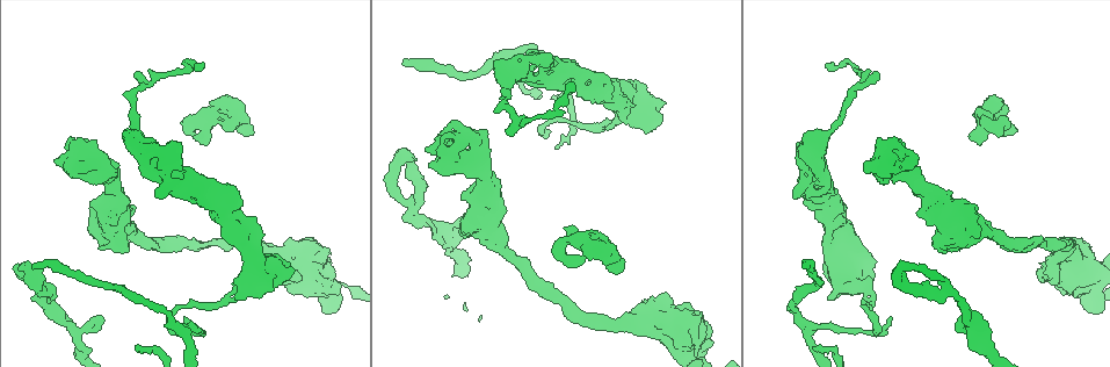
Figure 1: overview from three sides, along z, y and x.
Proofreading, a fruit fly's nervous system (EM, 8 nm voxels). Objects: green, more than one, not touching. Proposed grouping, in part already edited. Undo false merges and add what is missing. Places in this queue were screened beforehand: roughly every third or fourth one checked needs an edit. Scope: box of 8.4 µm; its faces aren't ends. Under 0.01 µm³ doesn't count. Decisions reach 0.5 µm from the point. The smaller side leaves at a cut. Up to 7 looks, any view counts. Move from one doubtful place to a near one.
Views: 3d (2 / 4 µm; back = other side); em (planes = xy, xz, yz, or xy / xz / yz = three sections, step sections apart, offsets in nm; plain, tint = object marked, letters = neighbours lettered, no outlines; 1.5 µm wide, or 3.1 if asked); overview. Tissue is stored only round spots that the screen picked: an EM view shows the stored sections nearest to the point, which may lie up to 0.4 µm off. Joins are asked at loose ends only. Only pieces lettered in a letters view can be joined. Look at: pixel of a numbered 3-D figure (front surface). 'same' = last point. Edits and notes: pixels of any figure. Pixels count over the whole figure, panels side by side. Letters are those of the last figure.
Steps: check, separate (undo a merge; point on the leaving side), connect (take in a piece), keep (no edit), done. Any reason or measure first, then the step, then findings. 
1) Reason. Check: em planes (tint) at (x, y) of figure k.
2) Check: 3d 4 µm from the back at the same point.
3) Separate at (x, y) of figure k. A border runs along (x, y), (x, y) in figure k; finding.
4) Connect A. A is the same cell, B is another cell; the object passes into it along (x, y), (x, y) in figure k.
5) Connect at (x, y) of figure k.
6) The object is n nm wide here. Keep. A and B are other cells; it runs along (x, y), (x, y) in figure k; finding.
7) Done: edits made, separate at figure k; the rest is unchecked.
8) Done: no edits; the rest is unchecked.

Branch stops here. Check: 3d 2 µm from the back at (970, 137) of figure 1.

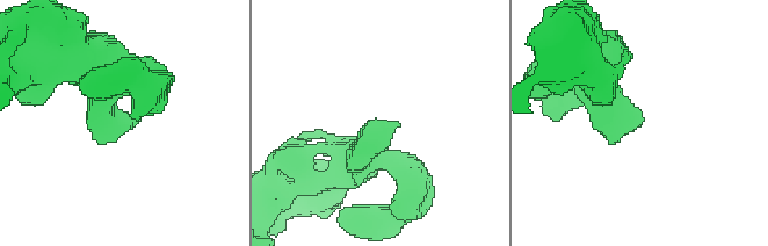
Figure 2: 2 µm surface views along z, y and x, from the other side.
The arms are 260, 260 nm wide. Check: em planes (tint) at (641, 116) of figure 2.

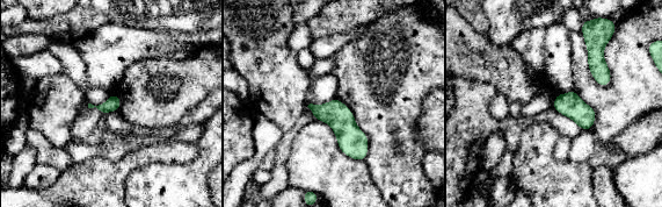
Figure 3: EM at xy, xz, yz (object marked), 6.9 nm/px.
Check: em planes (letters) at the same point.

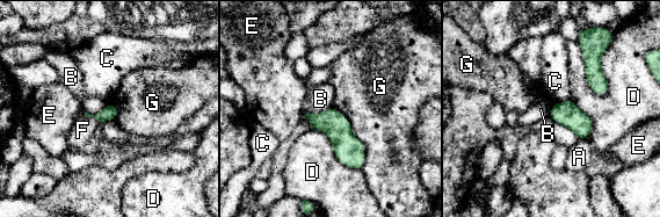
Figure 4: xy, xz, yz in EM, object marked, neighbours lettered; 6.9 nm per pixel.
Connect F. F is the same cell, A, B, C, D, E and G are other cells; the object passes into it along (109, 113), (93, 116), (82, 130) in figure 4; the neuron continues.

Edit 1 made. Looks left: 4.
Thick end. Check: em planes (plain) at (71, 136) of figure 1.

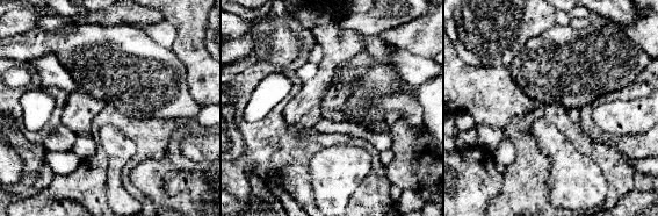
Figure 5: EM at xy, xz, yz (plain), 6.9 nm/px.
Check: em planes (letters) at the same point.

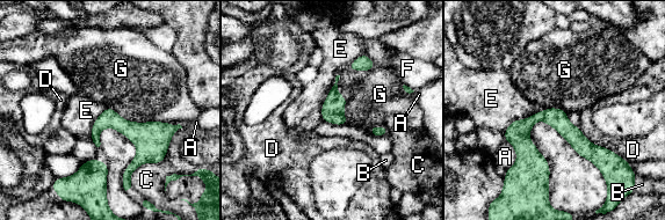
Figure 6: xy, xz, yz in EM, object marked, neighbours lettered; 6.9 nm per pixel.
Keep. A, B, C, D, E, F and G are other cells; it runs along (507, 133), (555, 117), (605, 152) in figure 6; no lettered piece goes on from it.

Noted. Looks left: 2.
An open end. Check: em planes (letters) at (235, 297) of figure 1.

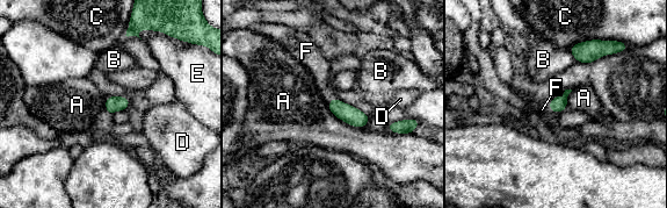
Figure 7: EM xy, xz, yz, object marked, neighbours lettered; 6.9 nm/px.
Connect F. F is the same cell, A, B, C, D and E are other cells; the neuron continues.

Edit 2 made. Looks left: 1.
Done: edits made, connect at figure 4, connect at figure 7; the rest is unchecked.

